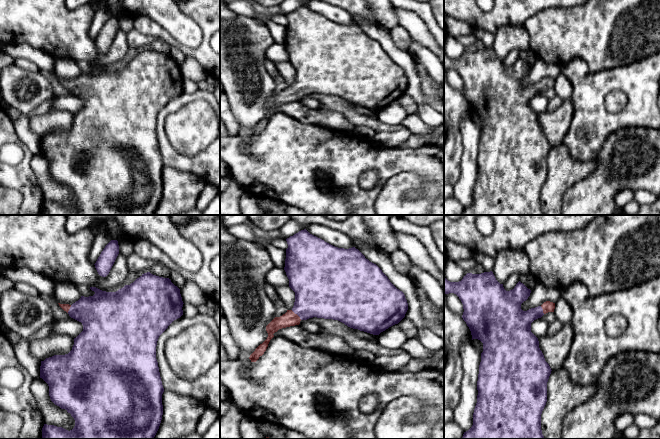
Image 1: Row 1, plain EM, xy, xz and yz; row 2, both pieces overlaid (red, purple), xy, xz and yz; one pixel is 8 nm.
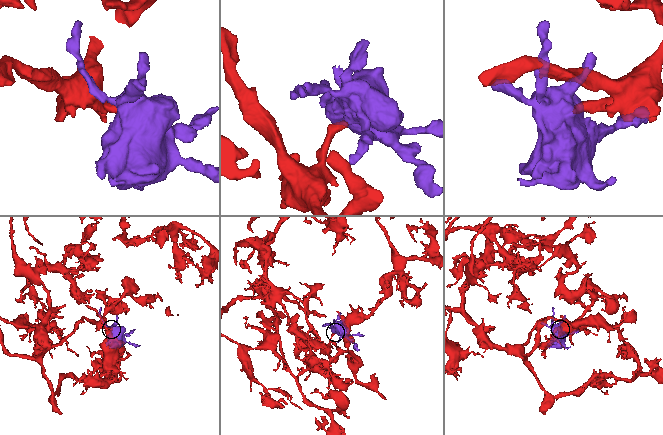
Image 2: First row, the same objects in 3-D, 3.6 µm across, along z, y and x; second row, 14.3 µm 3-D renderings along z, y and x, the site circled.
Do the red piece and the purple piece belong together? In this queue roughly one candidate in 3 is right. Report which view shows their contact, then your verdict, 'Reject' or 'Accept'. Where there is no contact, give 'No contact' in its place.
Touches red in xz. Accept

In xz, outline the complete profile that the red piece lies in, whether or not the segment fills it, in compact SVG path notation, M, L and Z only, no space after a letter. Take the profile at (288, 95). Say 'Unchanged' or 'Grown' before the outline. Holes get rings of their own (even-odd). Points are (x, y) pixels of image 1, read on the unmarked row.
Grown. M306 5L290 12L286 17L288 24L284 46L289 55L289 63L295 68L294 82L266 102L268 113L250 131L251 138L256 138L264 130L275 108L299 101L301 96L313 93L333 95L350 104L379 111L405 93L408 79L404 69L355 23L335 23Z

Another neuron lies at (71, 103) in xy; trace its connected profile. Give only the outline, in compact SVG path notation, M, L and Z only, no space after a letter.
M68 94L64 96L53 96L53 105L50 111L68 111L76 114L82 107L83 101L81 98Z

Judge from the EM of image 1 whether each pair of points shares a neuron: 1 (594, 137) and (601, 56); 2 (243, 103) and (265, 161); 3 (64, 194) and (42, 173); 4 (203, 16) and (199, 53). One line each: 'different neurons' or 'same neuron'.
1: different neurons
2: different neurons
3: same neuron
4: same neuron

